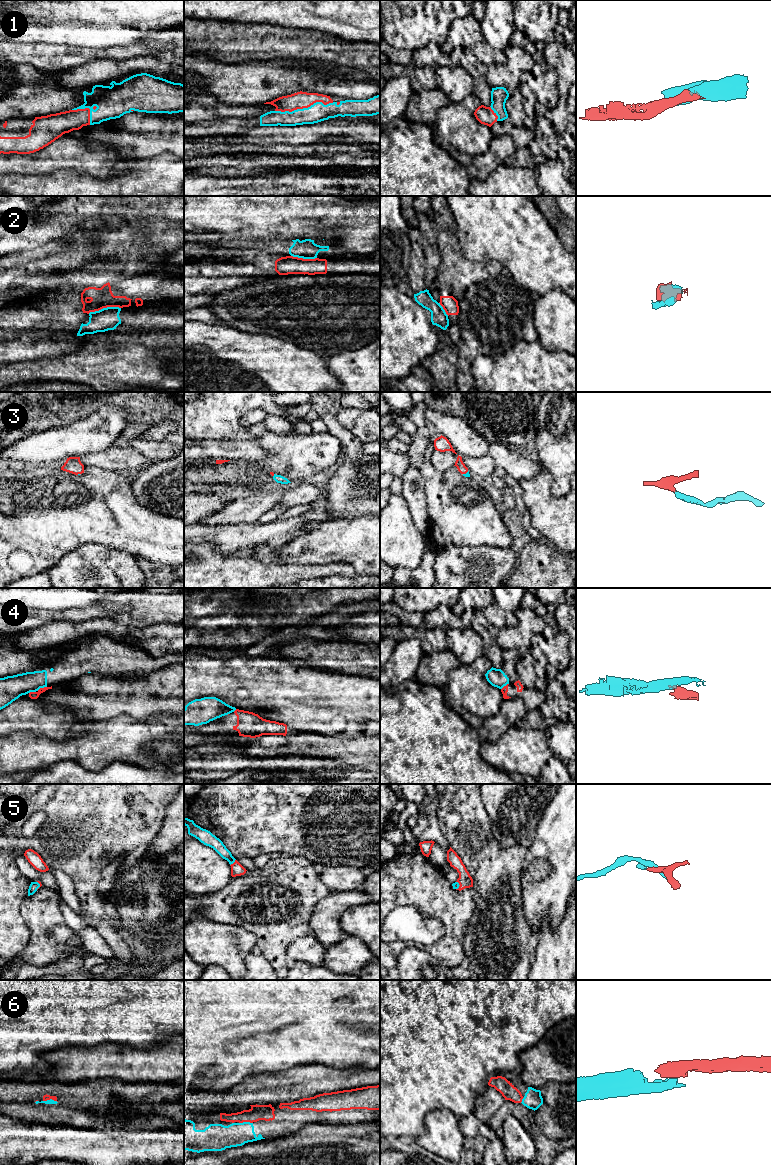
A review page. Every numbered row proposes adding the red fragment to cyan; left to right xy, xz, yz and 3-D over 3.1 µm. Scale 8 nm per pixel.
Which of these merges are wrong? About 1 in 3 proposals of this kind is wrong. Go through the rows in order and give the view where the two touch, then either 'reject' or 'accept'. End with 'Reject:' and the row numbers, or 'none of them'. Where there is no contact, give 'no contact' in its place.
1: xz | accept
2: xy | reject
3: yz | accept
4: xy | reject
5: xz | accept
6: xy | accept
Reject: 2, 4

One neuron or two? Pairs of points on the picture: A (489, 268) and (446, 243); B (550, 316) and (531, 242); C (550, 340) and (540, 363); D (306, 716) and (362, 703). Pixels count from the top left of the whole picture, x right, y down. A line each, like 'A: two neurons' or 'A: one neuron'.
A: one neuron
B: two neurons
C: two neurons
D: one neuron

